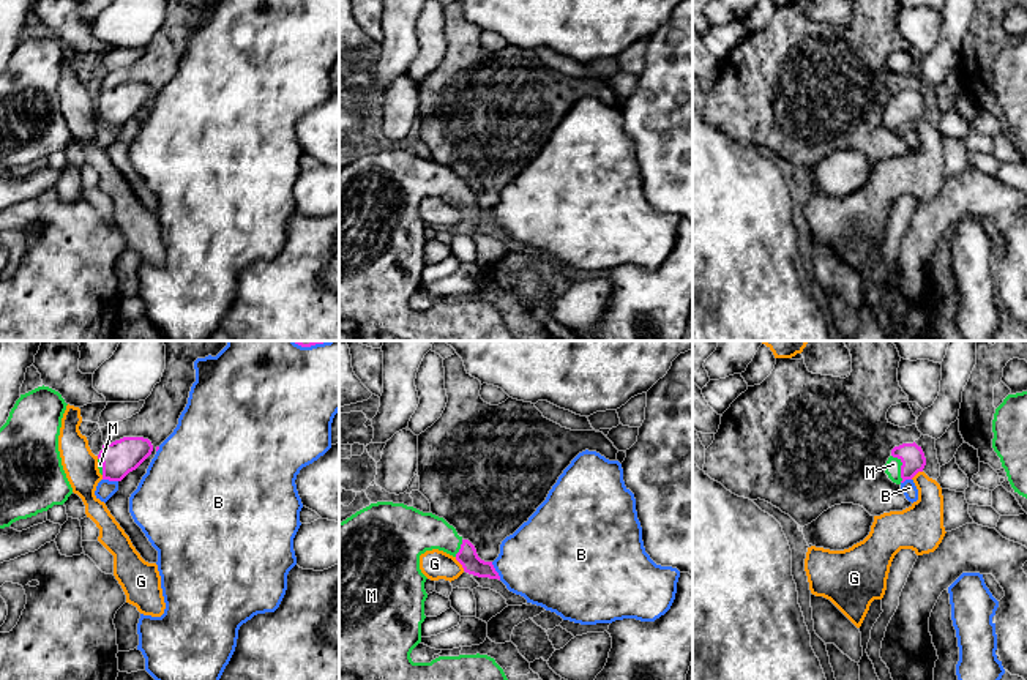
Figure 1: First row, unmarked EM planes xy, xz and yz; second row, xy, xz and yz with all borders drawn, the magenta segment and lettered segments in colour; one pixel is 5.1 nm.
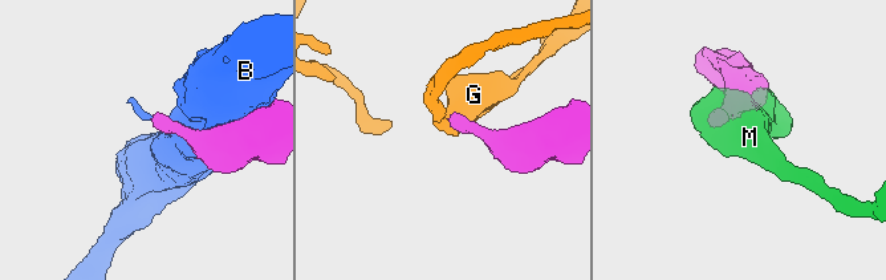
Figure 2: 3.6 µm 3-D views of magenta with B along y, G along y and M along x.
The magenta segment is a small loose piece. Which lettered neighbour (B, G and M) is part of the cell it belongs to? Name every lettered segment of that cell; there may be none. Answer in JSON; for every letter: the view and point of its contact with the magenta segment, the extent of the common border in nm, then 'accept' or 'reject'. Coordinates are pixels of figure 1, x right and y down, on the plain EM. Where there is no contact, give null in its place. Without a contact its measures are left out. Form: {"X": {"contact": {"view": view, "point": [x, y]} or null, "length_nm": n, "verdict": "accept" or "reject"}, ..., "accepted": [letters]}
{"B": {"contact": {"view": "xz", "point": [496, 218]}, "length_nm": 110, "verdict": "reject"}, "G": {"contact": {"view": "xz", "point": [459, 209]}, "length_nm": 90, "verdict": "reject"}, "M": {"contact": {"view": "yz", "point": [901, 114]}, "length_nm": 150, "verdict": "accept"}, "accepted": ["M"]}

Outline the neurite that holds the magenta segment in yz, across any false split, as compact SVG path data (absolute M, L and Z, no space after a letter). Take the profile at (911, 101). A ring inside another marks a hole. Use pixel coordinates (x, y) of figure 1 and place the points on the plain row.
M915 88L913 90L902 90L891 96L891 103L885 110L885 120L888 125L901 131L906 126L912 126L918 118L923 118L926 112L926 104Z

